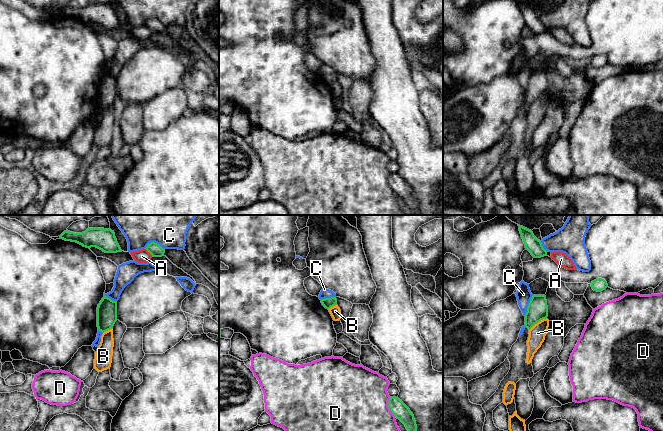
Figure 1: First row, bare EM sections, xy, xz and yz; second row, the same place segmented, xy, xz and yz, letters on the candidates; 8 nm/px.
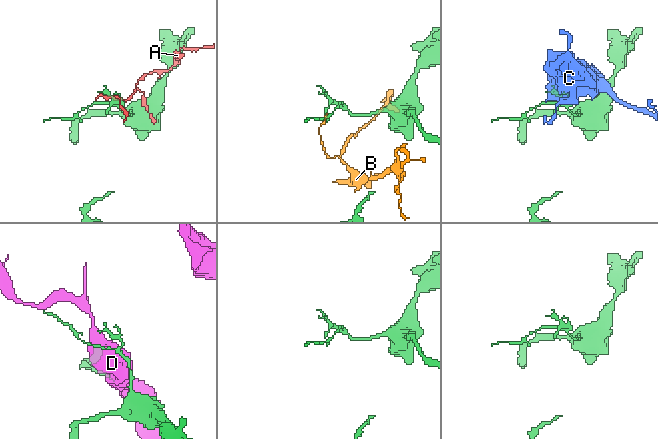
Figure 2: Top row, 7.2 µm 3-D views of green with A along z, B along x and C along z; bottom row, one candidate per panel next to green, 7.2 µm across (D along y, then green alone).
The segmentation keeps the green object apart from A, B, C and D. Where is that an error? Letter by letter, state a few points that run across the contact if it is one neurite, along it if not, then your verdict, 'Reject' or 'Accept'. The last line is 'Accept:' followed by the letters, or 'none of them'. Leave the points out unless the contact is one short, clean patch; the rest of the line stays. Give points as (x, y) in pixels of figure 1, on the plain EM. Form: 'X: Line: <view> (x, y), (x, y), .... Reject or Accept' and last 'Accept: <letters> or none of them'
A: Reject
B: Line: yz (546, 93), (538, 97), (529, 106). Reject
C: Reject
D: Reject
Accept: none of them

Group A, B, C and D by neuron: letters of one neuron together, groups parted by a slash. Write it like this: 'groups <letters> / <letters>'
groups A / B / C / D

